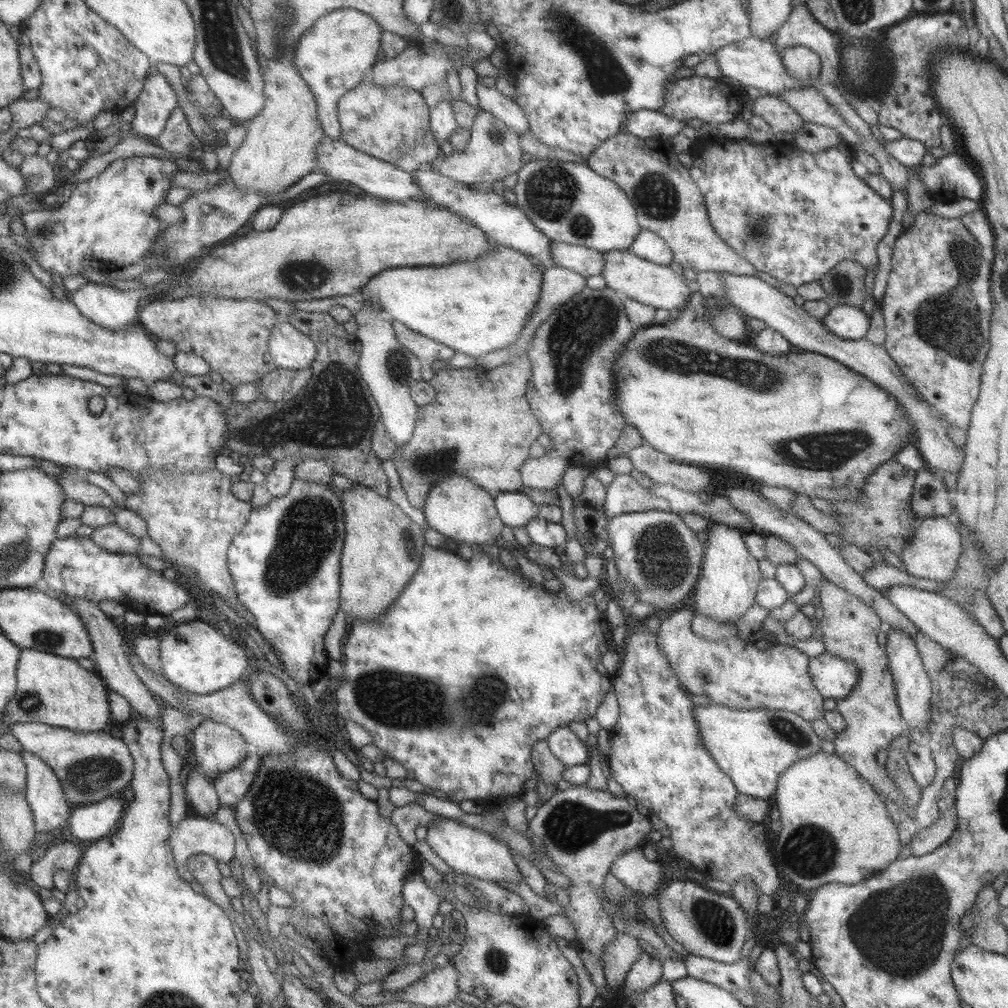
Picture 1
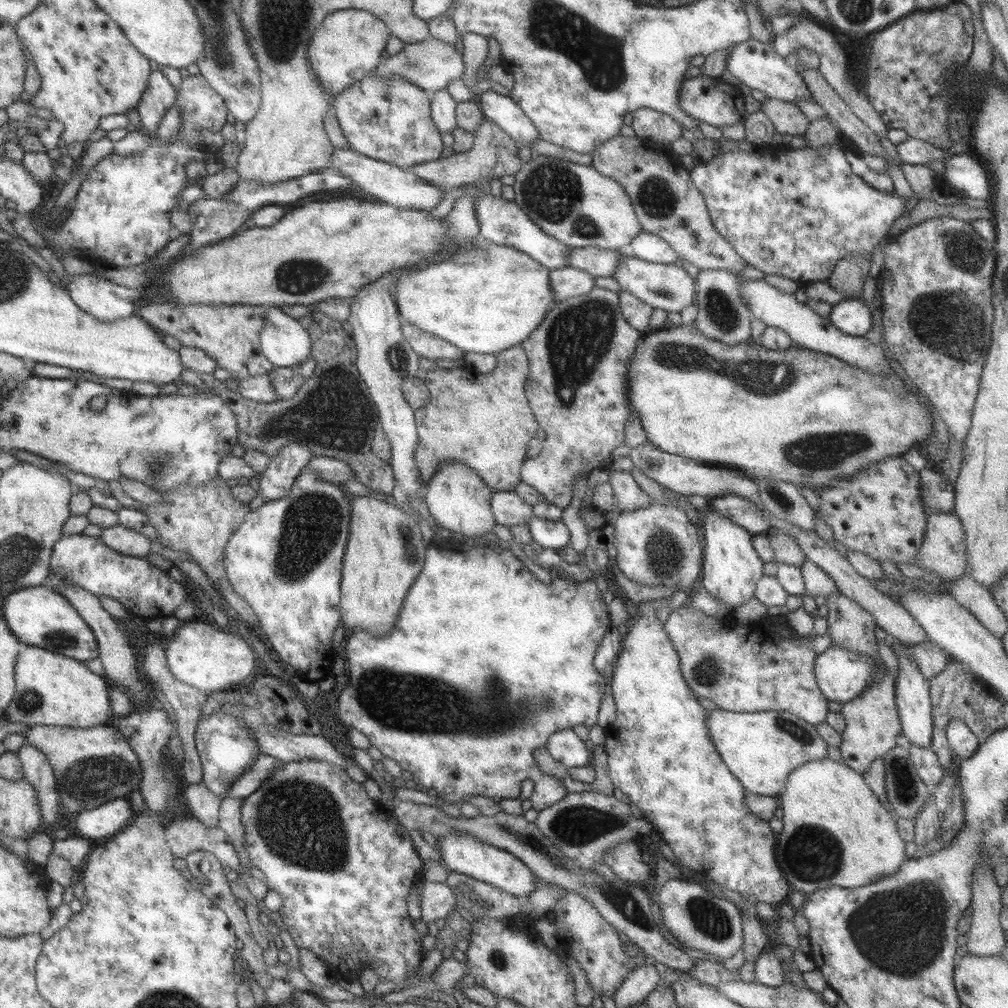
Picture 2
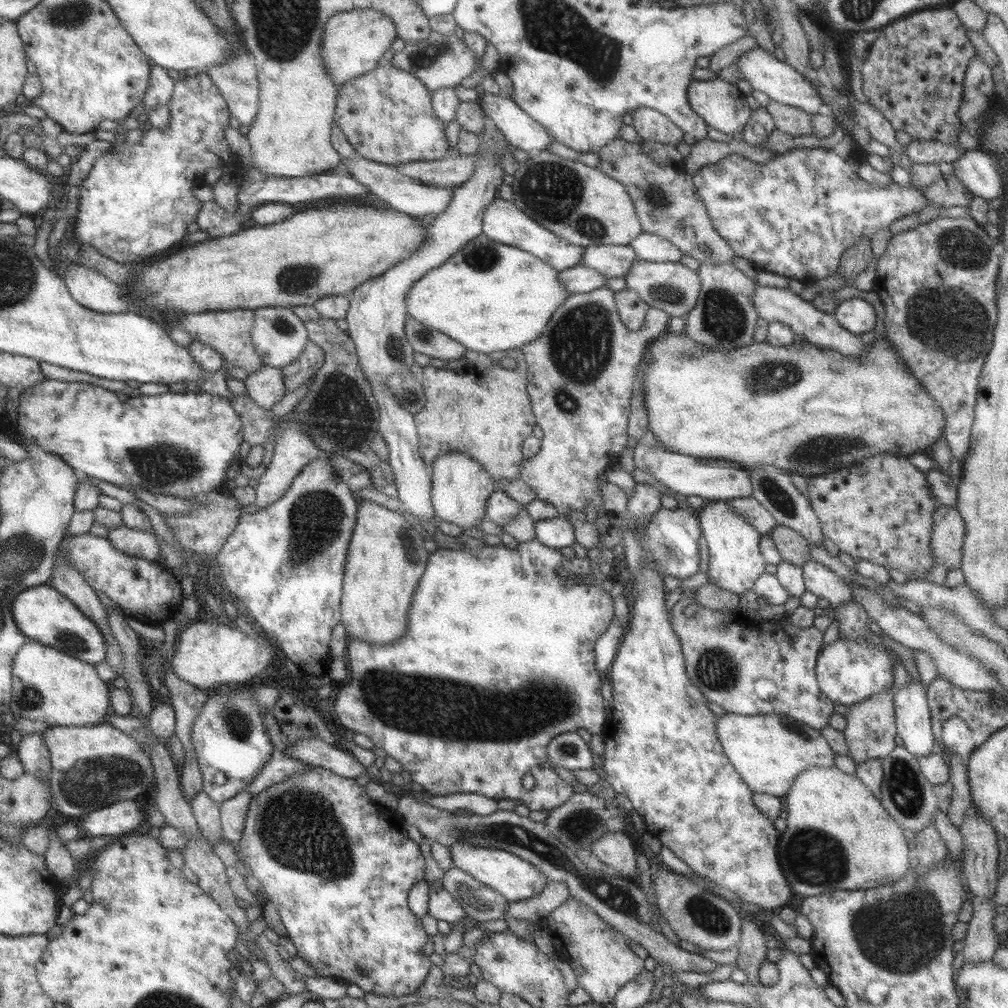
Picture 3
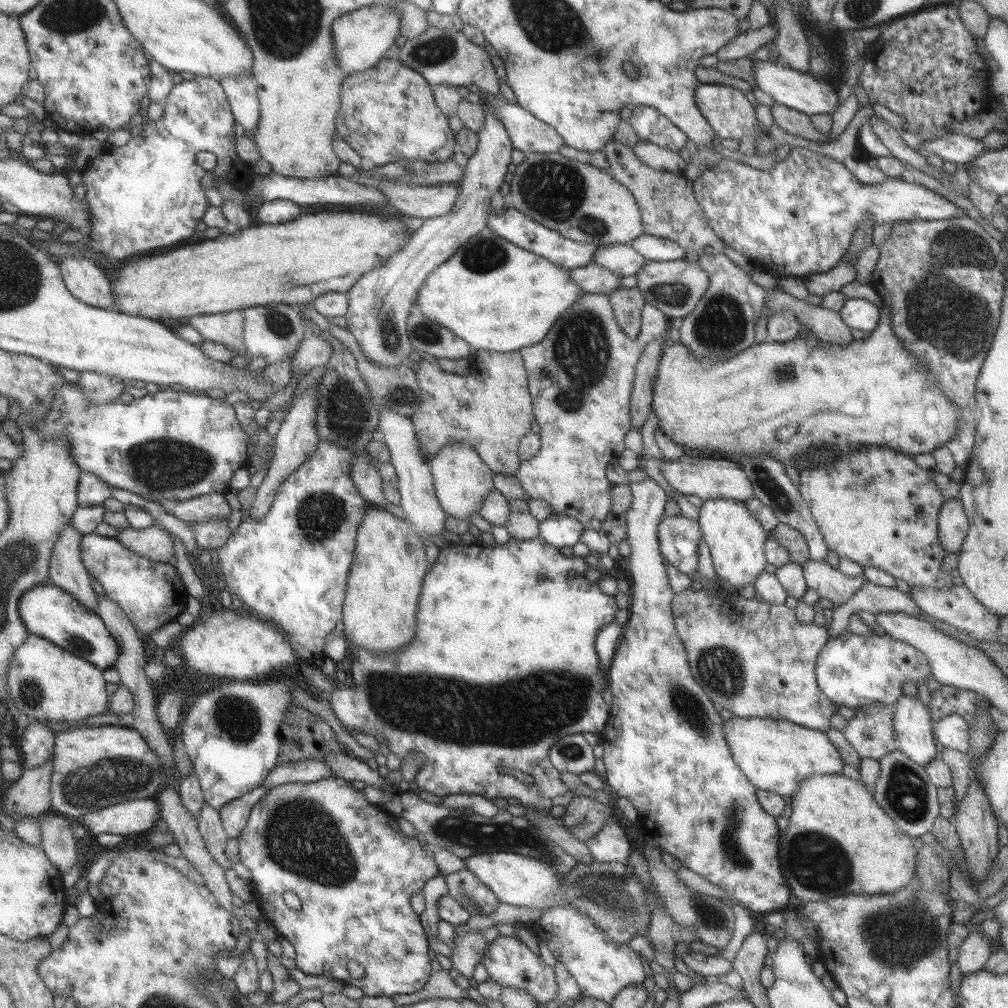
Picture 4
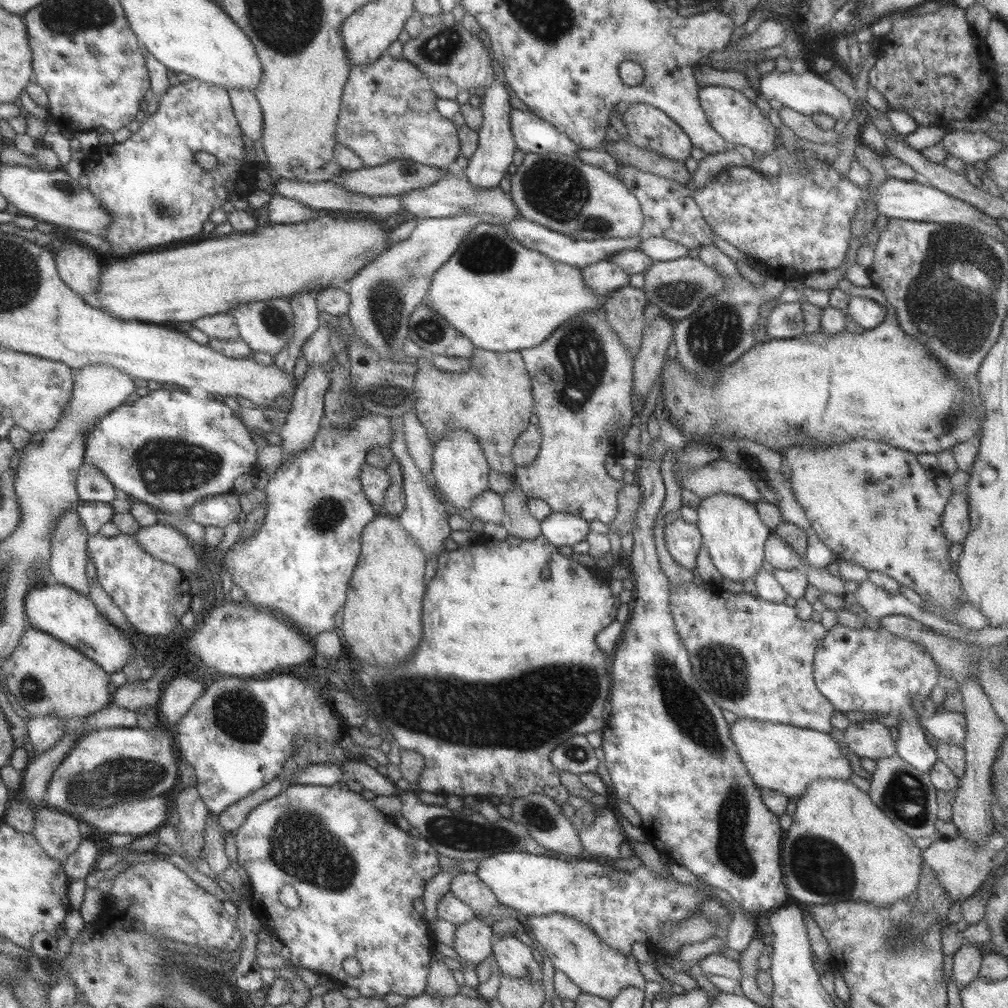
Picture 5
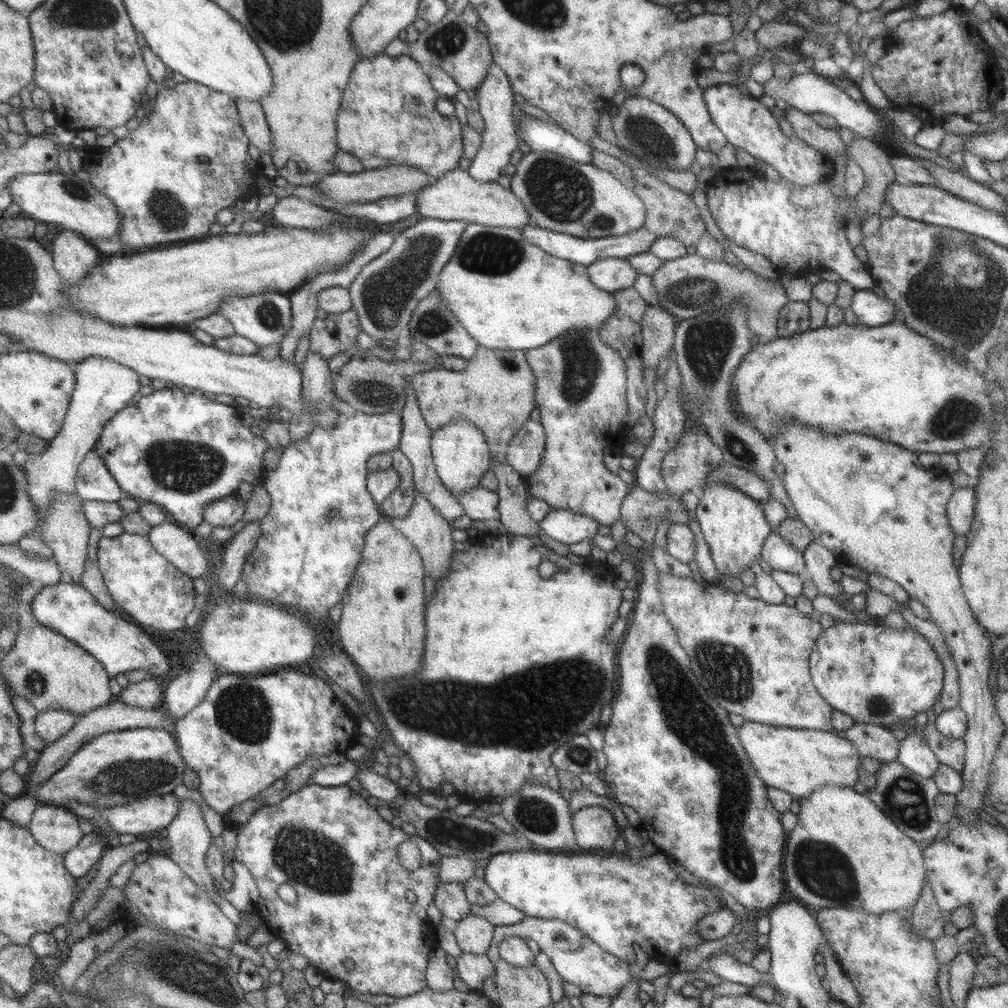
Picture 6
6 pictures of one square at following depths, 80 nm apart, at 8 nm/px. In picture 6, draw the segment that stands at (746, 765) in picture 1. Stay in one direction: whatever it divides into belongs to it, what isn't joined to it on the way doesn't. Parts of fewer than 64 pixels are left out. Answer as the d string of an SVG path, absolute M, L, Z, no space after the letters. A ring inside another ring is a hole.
M743 722L737 728L737 736L761 783L783 790L796 800L809 797L825 784L851 788L858 781L861 757L847 738L839 738L833 732Z

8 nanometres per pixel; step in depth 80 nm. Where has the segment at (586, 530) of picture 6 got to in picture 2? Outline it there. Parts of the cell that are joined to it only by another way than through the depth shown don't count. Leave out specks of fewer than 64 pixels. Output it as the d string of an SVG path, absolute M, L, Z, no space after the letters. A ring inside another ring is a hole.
M533 516L526 523L532 540L543 548L558 549L568 544L569 531L559 521L549 521Z

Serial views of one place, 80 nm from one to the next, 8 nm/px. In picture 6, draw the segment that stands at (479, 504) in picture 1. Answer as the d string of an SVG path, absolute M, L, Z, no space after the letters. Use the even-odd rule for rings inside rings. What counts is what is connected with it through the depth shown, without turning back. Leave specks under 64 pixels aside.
M460 418L430 433L432 463L439 482L454 497L464 490L480 486L482 474L491 468L484 436L468 420Z

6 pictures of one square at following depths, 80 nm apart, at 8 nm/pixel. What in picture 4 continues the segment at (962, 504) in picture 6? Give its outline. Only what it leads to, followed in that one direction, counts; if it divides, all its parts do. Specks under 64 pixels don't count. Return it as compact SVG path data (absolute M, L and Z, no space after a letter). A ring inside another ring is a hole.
M958 497L945 501L937 516L938 541L946 554L957 554L968 529L967 517Z

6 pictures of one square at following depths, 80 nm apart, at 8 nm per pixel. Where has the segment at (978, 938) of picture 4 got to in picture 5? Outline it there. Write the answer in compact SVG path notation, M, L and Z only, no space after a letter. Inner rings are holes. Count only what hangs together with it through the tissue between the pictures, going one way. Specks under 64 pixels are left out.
M964 942L952 955L952 976L960 990L978 976L982 961L981 948L977 943Z

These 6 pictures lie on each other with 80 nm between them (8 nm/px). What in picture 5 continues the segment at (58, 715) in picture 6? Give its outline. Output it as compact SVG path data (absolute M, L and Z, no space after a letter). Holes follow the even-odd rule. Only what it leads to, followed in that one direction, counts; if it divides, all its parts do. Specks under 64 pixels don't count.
M51 716L30 717L26 724L28 740L35 757L55 747L63 737L63 719Z

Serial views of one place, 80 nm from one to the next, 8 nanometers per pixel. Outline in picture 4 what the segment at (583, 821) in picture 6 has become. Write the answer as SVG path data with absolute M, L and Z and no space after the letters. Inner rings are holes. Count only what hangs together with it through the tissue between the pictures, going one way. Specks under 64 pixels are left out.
M613 817L608 818L601 830L584 843L594 861L603 863L629 862L631 844L627 838L627 832L617 824L617 820Z

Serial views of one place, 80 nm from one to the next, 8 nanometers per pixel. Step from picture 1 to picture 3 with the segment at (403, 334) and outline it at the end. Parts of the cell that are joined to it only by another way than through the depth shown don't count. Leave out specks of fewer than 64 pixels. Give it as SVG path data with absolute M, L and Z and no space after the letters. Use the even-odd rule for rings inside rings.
M415 319L405 321L405 336L414 352L425 354L439 360L457 360L463 357L466 348L451 340L446 334L441 334Z

